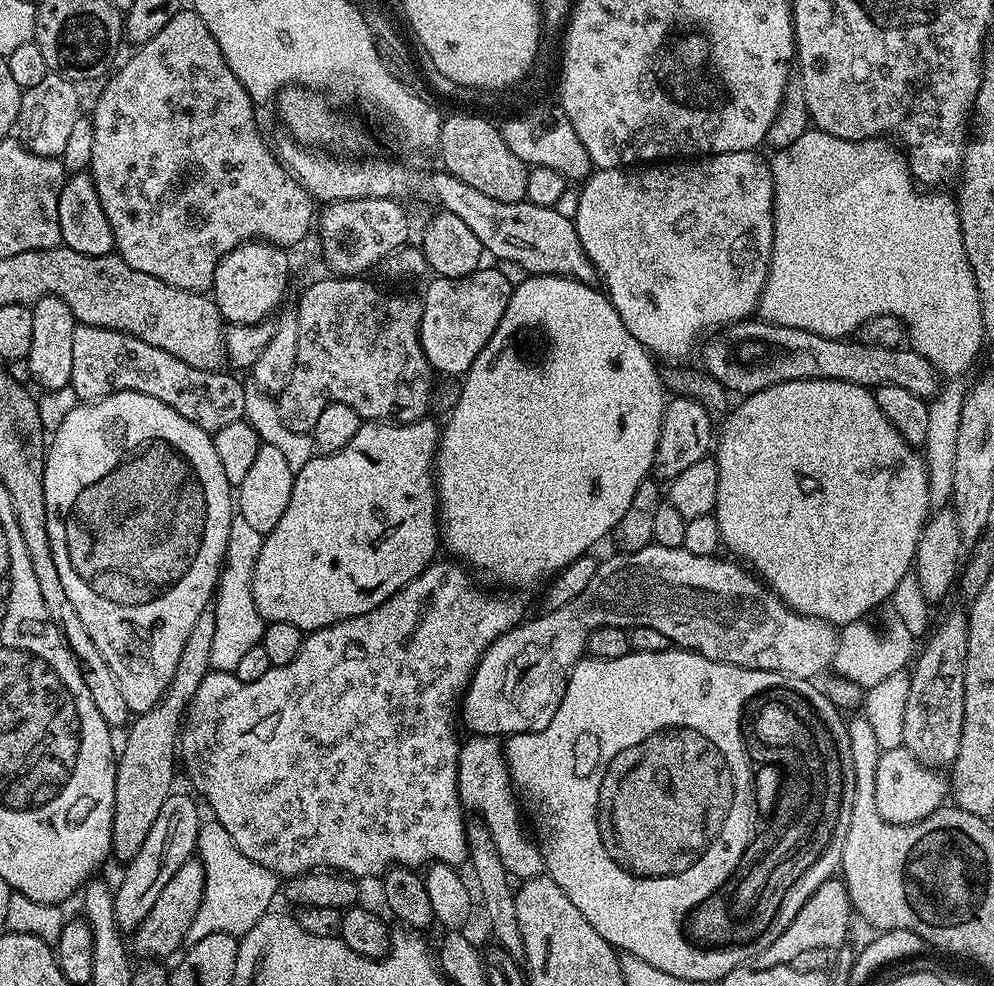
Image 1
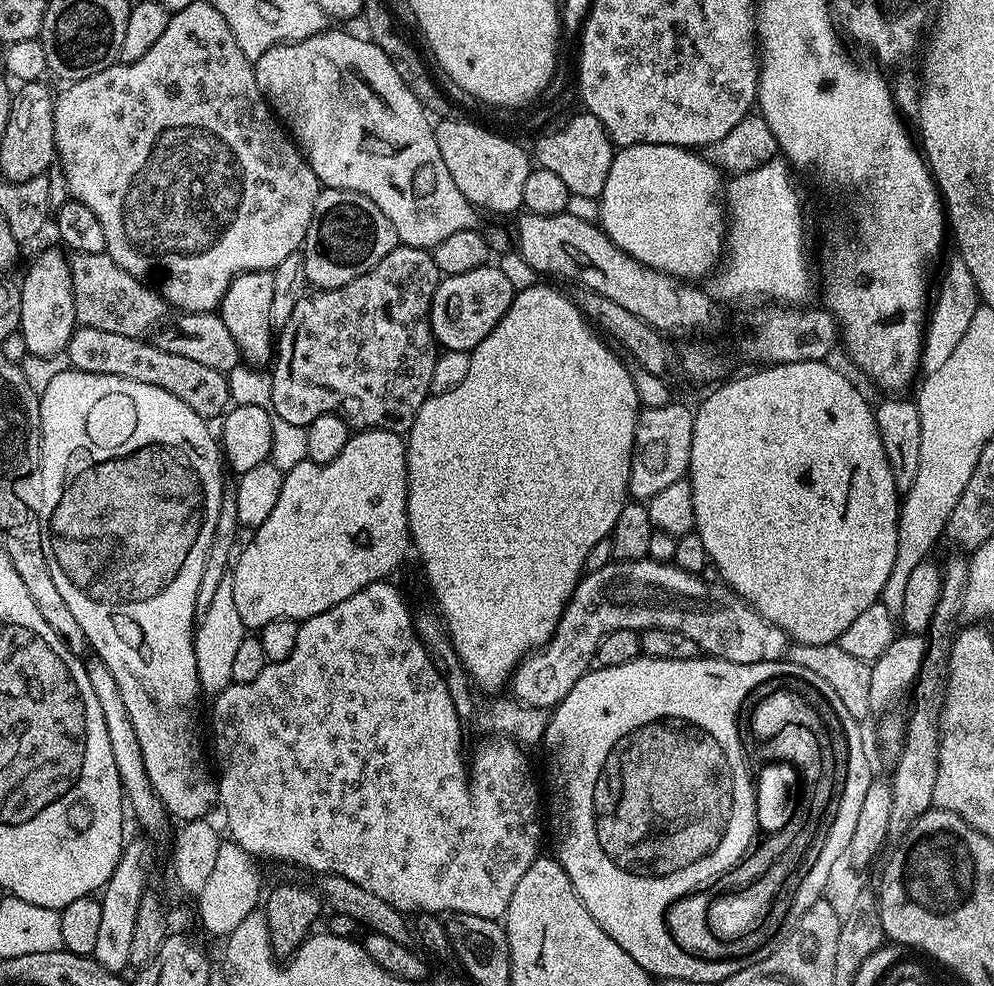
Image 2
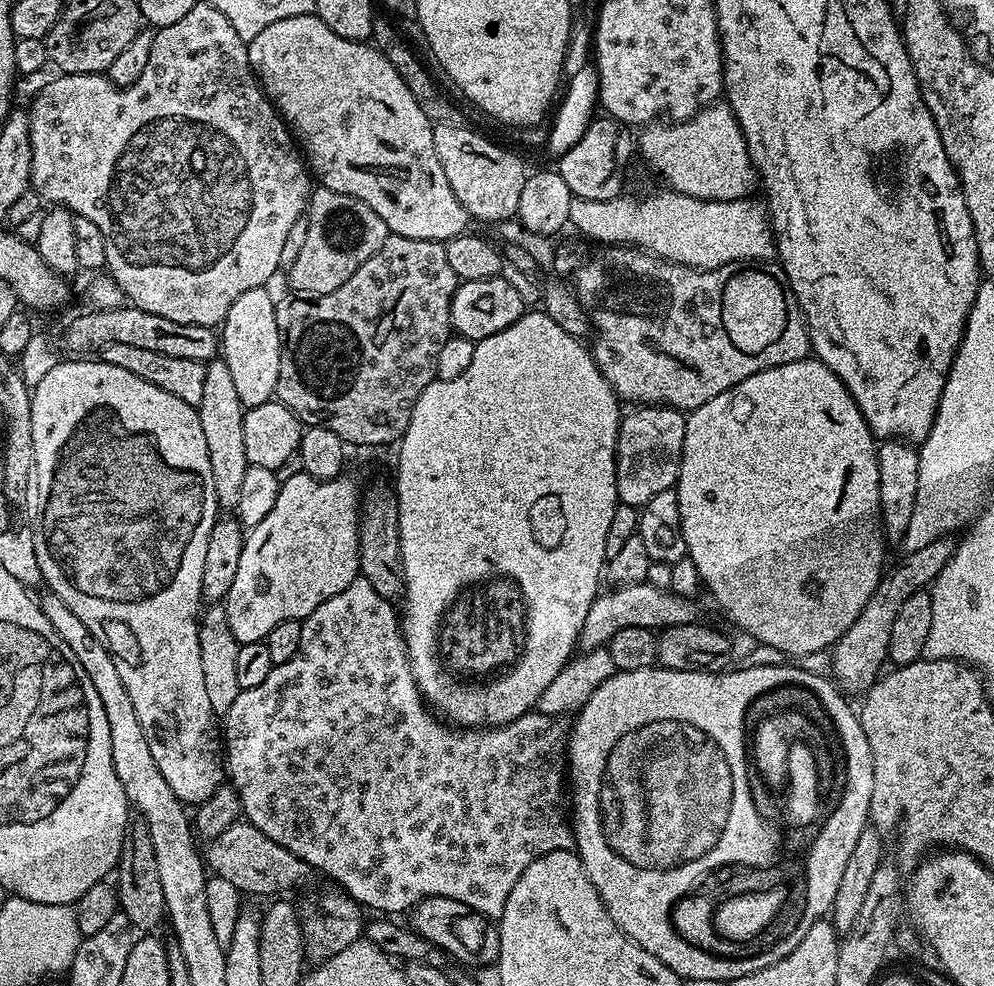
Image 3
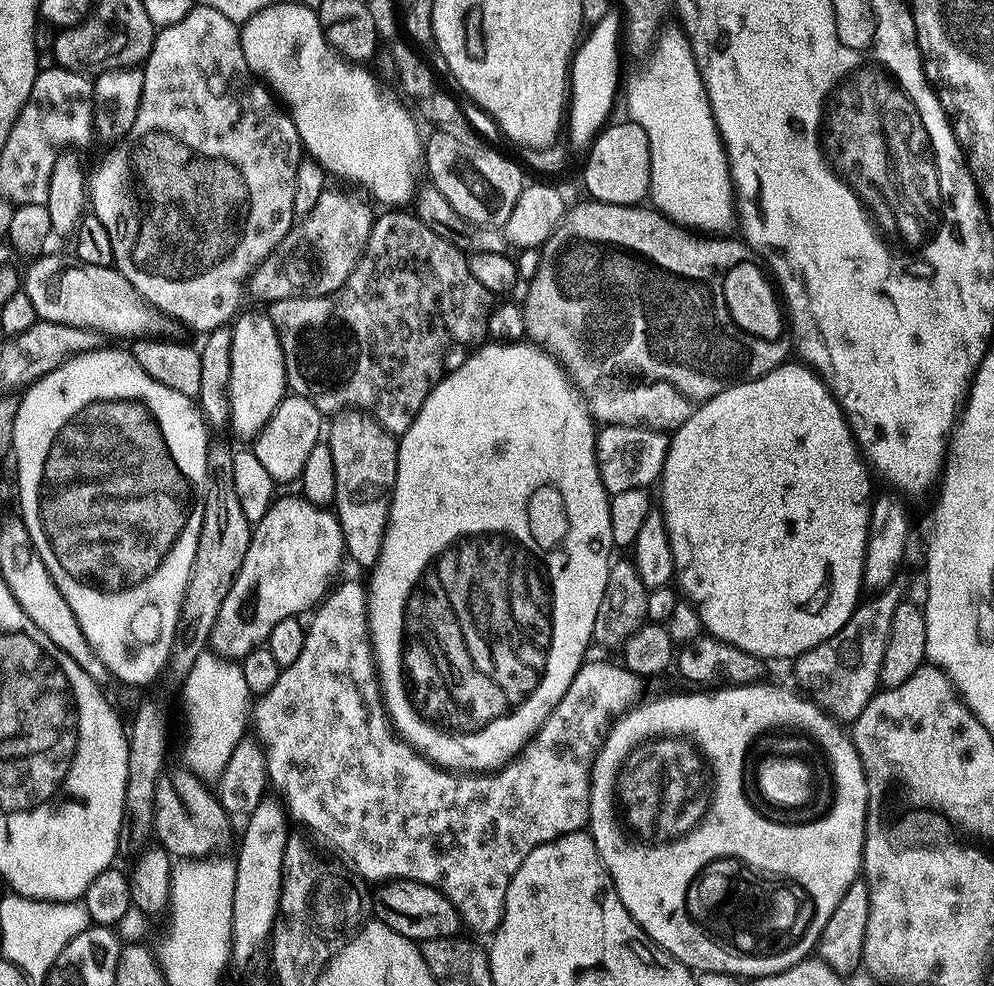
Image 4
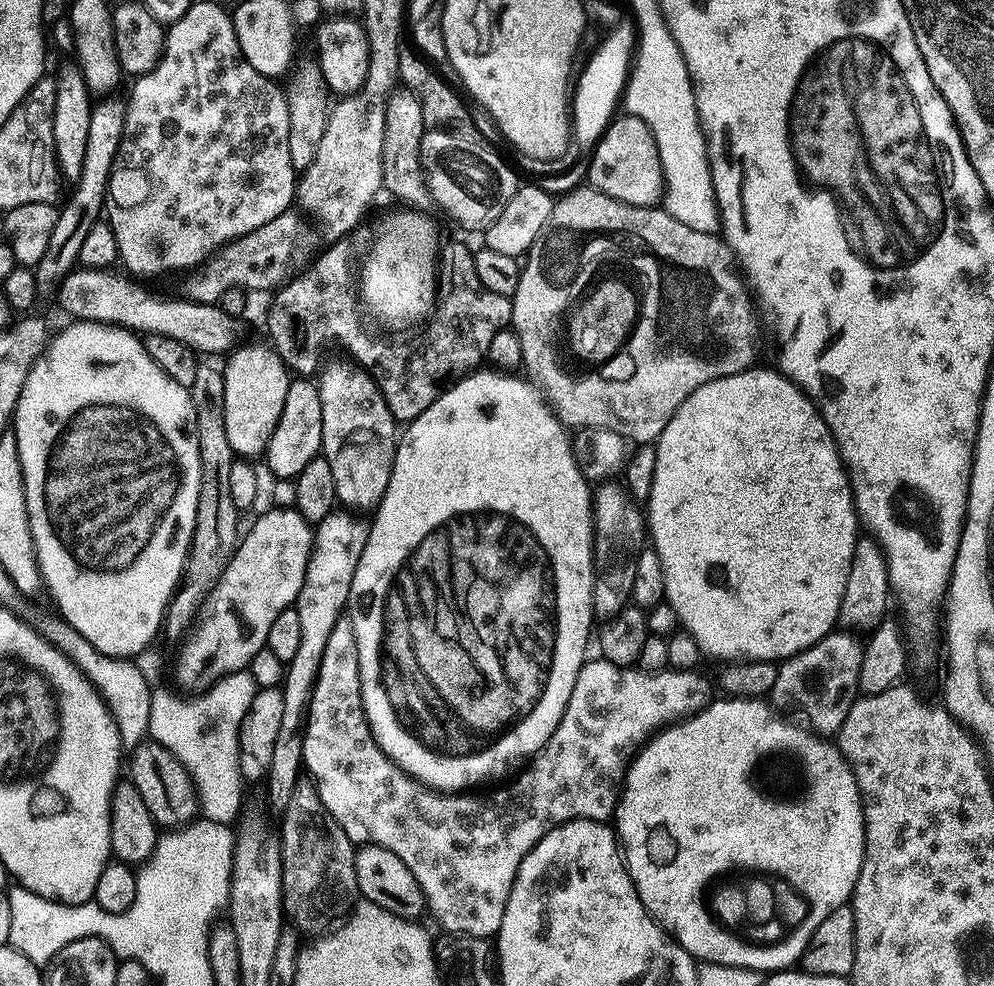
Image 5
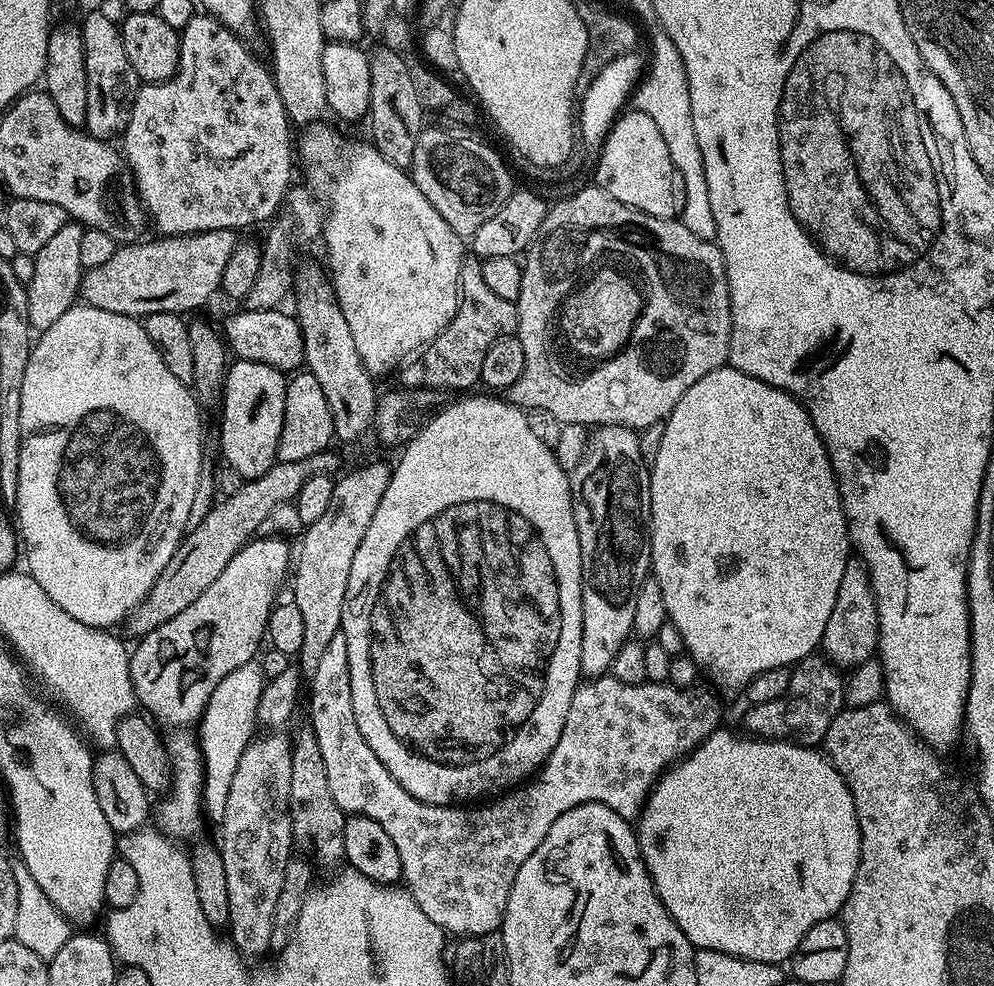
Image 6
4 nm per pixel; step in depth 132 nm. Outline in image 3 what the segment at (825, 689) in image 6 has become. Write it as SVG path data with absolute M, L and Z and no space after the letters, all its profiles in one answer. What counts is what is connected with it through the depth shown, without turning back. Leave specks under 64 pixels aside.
M945 534L926 546L905 551L903 553L905 556L881 575L880 585L866 602L862 614L858 614L850 630L846 630L846 634L836 641L830 652L833 672L831 675L845 693L863 694L880 679L882 669L885 667L883 664L888 660L890 630L894 627L898 609L901 608L902 602L906 602L906 598L910 598L910 594L927 589L932 581L938 578L946 562L950 562L950 558L956 552L957 541L952 539L951 535Z

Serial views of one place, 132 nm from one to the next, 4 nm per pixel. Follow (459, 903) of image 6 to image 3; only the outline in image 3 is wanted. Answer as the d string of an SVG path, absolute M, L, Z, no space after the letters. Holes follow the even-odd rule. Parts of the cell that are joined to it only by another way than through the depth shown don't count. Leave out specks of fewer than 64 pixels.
M357 578L354 582L350 582L350 586L346 586L346 590L342 590L342 594L334 594L334 598L326 598L326 602L322 602L322 606L318 606L307 616L302 622L302 642L298 642L298 654L294 654L294 658L290 658L290 662L282 662L273 666L270 670L270 678L266 678L266 682L260 683L259 686L253 688L241 688L240 693L234 698L234 702L230 706L228 712L223 713L224 728L222 724L222 752L226 757L226 776L230 784L235 788L240 796L241 806L243 808L243 819L247 823L252 824L258 830L262 830L262 834L266 834L266 838L274 838L274 842L278 842L278 846L286 846L286 850L290 850L290 854L294 854L298 858L305 860L309 866L317 873L325 872L328 876L333 876L335 883L343 888L348 895L355 898L365 909L371 910L376 914L396 914L392 912L404 912L416 907L422 900L428 900L431 896L441 896L442 898L454 898L454 902L462 902L466 906L470 906L475 912L481 912L489 918L499 918L504 915L504 907L506 906L506 898L510 898L510 890L514 890L514 882L518 882L518 878L522 878L522 870L526 870L526 866L530 866L530 862L534 862L542 854L550 854L554 850L568 850L574 844L574 828L564 817L564 808L560 805L560 799L566 796L566 724L564 728L564 720L545 716L543 712L536 710L531 713L532 732L512 732L516 730L461 730L459 727L449 727L447 723L437 713L431 711L424 698L420 694L420 688L416 684L414 674L410 670L410 662L408 661L408 651L404 645L404 634L402 631L401 621L398 619L398 612L394 609L393 601L382 598L382 594L378 594L378 590L374 590L374 586L370 586L370 582L366 582L363 578ZM524 779L524 796L508 796L508 788L512 788L516 784L516 780Z

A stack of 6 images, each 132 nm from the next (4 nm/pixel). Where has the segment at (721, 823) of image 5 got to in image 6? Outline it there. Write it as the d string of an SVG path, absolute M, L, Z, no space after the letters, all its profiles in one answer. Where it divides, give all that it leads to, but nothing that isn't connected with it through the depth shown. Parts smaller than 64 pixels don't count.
M721 726L683 760L676 761L668 771L662 773L635 821L634 831L640 856L644 859L646 870L652 875L652 884L656 887L658 898L666 906L670 918L674 918L678 930L686 934L693 948L718 950L743 960L783 965L791 961L798 942L802 942L810 926L833 919L843 909L860 865L860 827L854 810L854 798L823 751L812 746L794 744L791 740L766 740L743 735L739 736L727 726Z

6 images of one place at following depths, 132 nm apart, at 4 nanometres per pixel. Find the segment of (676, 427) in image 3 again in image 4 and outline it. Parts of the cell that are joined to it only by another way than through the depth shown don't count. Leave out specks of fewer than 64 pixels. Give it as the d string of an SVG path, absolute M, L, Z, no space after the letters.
M605 424L596 433L596 460L600 463L600 477L604 488L612 496L622 494L622 490L635 488L647 489L647 484L655 485L659 481L666 462L669 437L661 429L649 428L644 424Z

